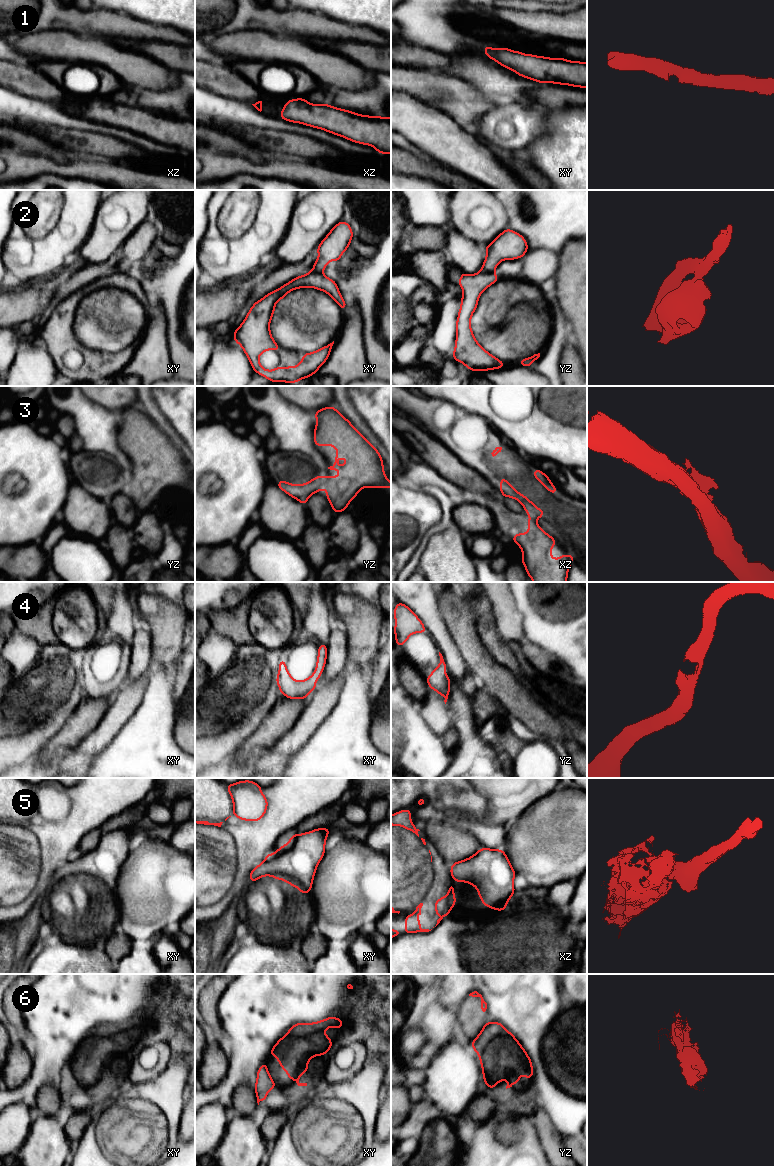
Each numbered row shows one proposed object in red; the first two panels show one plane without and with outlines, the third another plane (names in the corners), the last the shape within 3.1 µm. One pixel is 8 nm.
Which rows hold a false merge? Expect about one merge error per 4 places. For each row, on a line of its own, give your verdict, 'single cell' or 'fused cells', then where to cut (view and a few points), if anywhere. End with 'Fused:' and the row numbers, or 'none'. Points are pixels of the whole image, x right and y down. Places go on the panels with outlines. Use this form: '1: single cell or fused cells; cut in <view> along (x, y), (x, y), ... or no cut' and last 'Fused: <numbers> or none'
1: single cell; no cut
2: fused cells; cut in yz along (482, 269), (493, 272)
3: fused cells; cut in yz along (323, 477), (324, 486)
4: single cell; no cut
5: fused cells; cut in xz along (450, 868), (451, 873)
6: single cell; no cut
Fused: 2, 3, 5

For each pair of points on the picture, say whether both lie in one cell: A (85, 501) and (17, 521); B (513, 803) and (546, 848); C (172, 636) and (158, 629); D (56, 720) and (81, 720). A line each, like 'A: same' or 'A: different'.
A: different
B: different
C: same
D: different

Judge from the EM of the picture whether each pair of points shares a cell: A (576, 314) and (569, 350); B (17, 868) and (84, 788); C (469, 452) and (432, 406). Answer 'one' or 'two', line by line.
A: two
B: one
C: one

